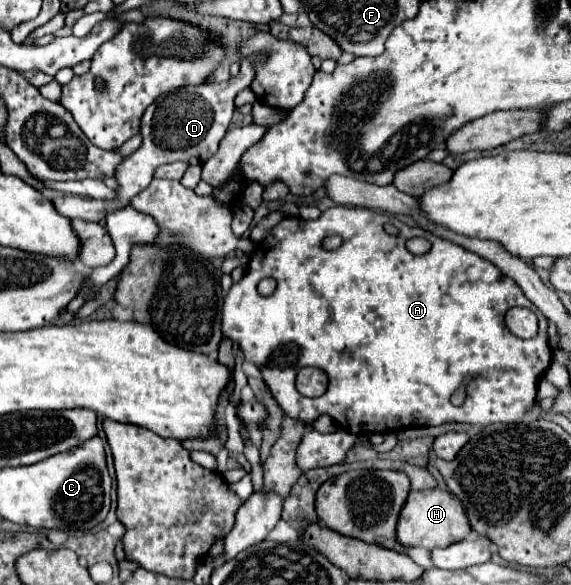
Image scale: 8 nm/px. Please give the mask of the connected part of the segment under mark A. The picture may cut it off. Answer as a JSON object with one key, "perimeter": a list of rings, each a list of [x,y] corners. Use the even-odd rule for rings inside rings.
{"perimeter":[[[336,205],[332,209],[326,209],[318,219],[314,221],[304,221],[300,217],[284,217],[268,235],[266,239],[262,239],[260,243],[256,243],[256,249],[254,249],[254,255],[250,255],[250,263],[246,267],[246,275],[232,285],[232,289],[228,291],[228,295],[224,297],[224,303],[222,303],[222,335],[228,337],[230,341],[238,343],[240,349],[244,351],[246,355],[246,361],[252,361],[260,371],[262,371],[262,377],[268,385],[268,389],[272,391],[274,399],[278,401],[278,405],[282,407],[282,411],[304,423],[306,427],[312,427],[312,423],[320,417],[320,415],[330,415],[334,419],[334,423],[338,423],[338,427],[342,427],[344,431],[352,433],[352,435],[358,435],[358,437],[364,437],[364,435],[370,435],[370,433],[388,433],[392,429],[408,429],[408,427],[428,427],[428,425],[442,425],[442,423],[470,423],[470,425],[490,425],[490,423],[518,423],[522,421],[522,417],[536,405],[536,383],[538,379],[544,375],[546,367],[550,365],[552,361],[552,353],[550,353],[550,347],[548,347],[548,333],[546,333],[546,325],[548,325],[548,319],[536,309],[532,307],[532,301],[528,301],[520,287],[516,285],[514,279],[506,277],[500,273],[500,269],[482,259],[480,255],[448,241],[448,239],[442,239],[418,225],[406,225],[402,223],[400,219],[396,219],[394,215],[388,215],[388,213],[380,213],[380,211],[372,211],[372,209],[364,209],[364,207],[346,207],[346,205]],[[386,223],[392,223],[394,227],[398,227],[400,235],[398,237],[392,237],[384,231],[384,225]],[[330,235],[340,235],[342,237],[342,245],[338,249],[334,249],[334,253],[330,253],[328,249],[322,247],[322,241]],[[408,237],[426,237],[430,243],[432,243],[432,249],[426,253],[426,255],[412,255],[408,249],[406,249],[406,239]],[[264,277],[274,277],[278,281],[278,287],[276,291],[270,295],[270,297],[264,297],[258,293],[258,283],[264,279]],[[510,307],[528,307],[536,313],[538,317],[538,335],[532,337],[532,339],[520,339],[516,335],[512,335],[508,331],[508,327],[504,325],[504,315]],[[302,367],[318,367],[318,369],[324,369],[330,383],[328,383],[328,391],[322,395],[322,397],[316,397],[316,399],[308,399],[304,395],[298,393],[294,381],[296,381],[296,373],[298,369]],[[460,385],[466,385],[466,401],[464,405],[460,407],[454,407],[450,397],[452,393],[460,387]]]}

